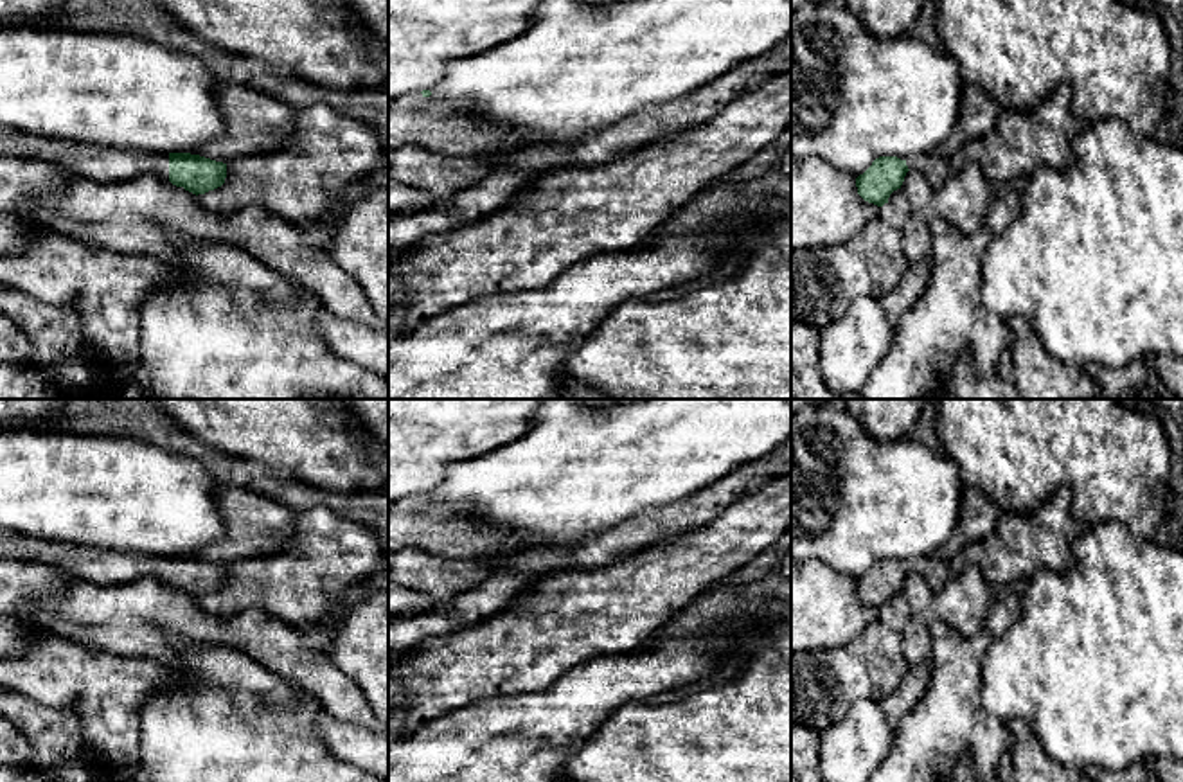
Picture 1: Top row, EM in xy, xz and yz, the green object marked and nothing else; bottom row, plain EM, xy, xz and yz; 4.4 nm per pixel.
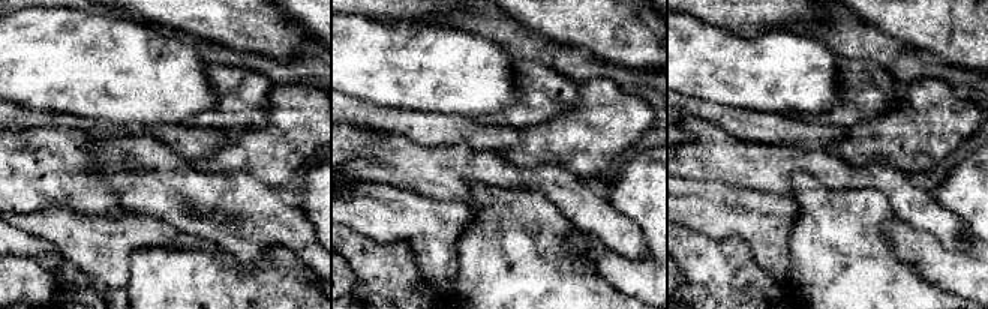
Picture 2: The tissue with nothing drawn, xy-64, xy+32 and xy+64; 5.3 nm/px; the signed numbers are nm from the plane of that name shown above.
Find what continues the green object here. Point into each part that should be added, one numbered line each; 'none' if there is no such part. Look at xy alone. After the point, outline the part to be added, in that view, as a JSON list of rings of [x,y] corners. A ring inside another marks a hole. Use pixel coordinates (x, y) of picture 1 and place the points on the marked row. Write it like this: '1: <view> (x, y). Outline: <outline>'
1: xy (101, 164). Outline: [[[2,124],[0,156],[58,162],[70,167],[76,176],[99,183],[129,182],[140,174],[153,174],[169,182],[169,153],[146,153],[43,138]]]

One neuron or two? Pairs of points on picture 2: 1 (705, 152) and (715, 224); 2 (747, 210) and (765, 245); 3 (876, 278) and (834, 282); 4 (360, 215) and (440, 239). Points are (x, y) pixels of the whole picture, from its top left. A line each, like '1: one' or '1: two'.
1: two
2: one
3: one
4: one

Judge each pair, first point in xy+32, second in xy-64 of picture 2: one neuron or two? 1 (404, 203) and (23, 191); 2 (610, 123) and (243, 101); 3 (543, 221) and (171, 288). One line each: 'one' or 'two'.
1: two
2: two
3: one

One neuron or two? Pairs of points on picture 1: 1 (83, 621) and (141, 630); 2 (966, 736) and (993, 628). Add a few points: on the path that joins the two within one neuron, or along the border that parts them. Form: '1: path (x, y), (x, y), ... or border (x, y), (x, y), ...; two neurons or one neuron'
1: path (97, 621), (126, 621); one neuron
2: path (966, 709), (968, 655); one neuron

